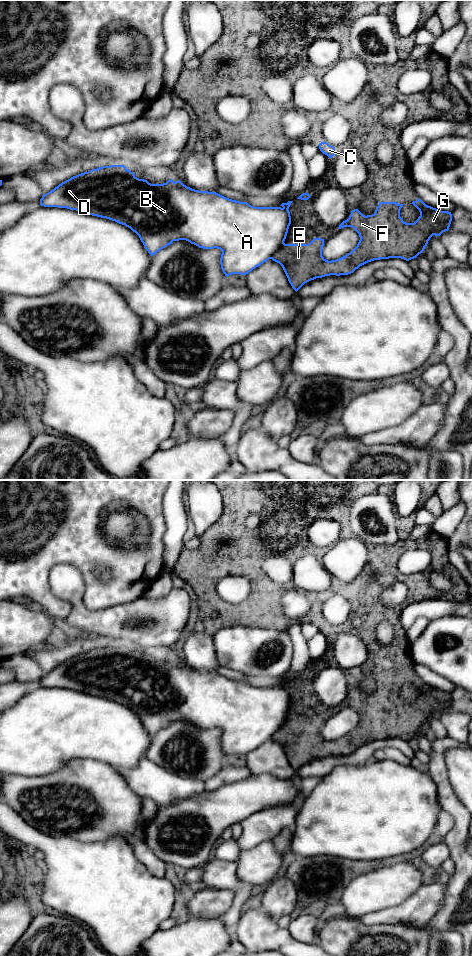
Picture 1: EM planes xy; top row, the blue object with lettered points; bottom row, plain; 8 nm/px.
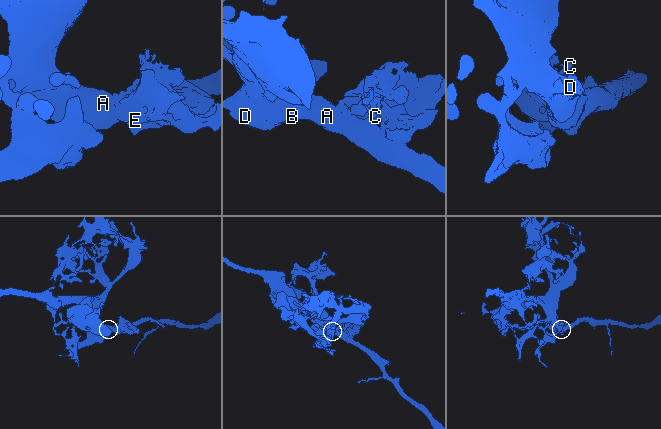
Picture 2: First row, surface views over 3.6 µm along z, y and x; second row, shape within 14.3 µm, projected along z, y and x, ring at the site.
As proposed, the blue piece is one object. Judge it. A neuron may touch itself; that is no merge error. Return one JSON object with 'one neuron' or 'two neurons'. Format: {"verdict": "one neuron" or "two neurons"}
{"verdict": "two neurons"}

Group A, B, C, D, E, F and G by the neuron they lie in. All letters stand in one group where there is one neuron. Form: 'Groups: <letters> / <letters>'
Groups: A B D / C E F G

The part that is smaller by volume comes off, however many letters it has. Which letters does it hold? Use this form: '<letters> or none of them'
C, E, F, G

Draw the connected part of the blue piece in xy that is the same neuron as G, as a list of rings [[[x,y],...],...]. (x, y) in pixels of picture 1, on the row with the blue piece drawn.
[[[421,199],[412,203],[420,212],[420,216],[414,223],[406,223],[400,217],[400,210],[404,204],[396,202],[380,202],[372,215],[363,215],[358,209],[351,211],[349,218],[343,221],[338,229],[352,227],[359,234],[360,240],[357,246],[345,256],[328,261],[322,256],[324,239],[314,238],[308,244],[283,244],[273,254],[272,260],[279,263],[292,288],[297,292],[305,283],[316,278],[330,275],[348,275],[360,266],[380,259],[401,258],[406,261],[416,258],[423,253],[430,238],[440,236],[448,231],[452,214],[426,205]]]

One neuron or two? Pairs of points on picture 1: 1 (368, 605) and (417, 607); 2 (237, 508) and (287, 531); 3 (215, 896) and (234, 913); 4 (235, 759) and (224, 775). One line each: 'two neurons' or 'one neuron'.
1: two neurons
2: one neuron
3: two neurons
4: two neurons

